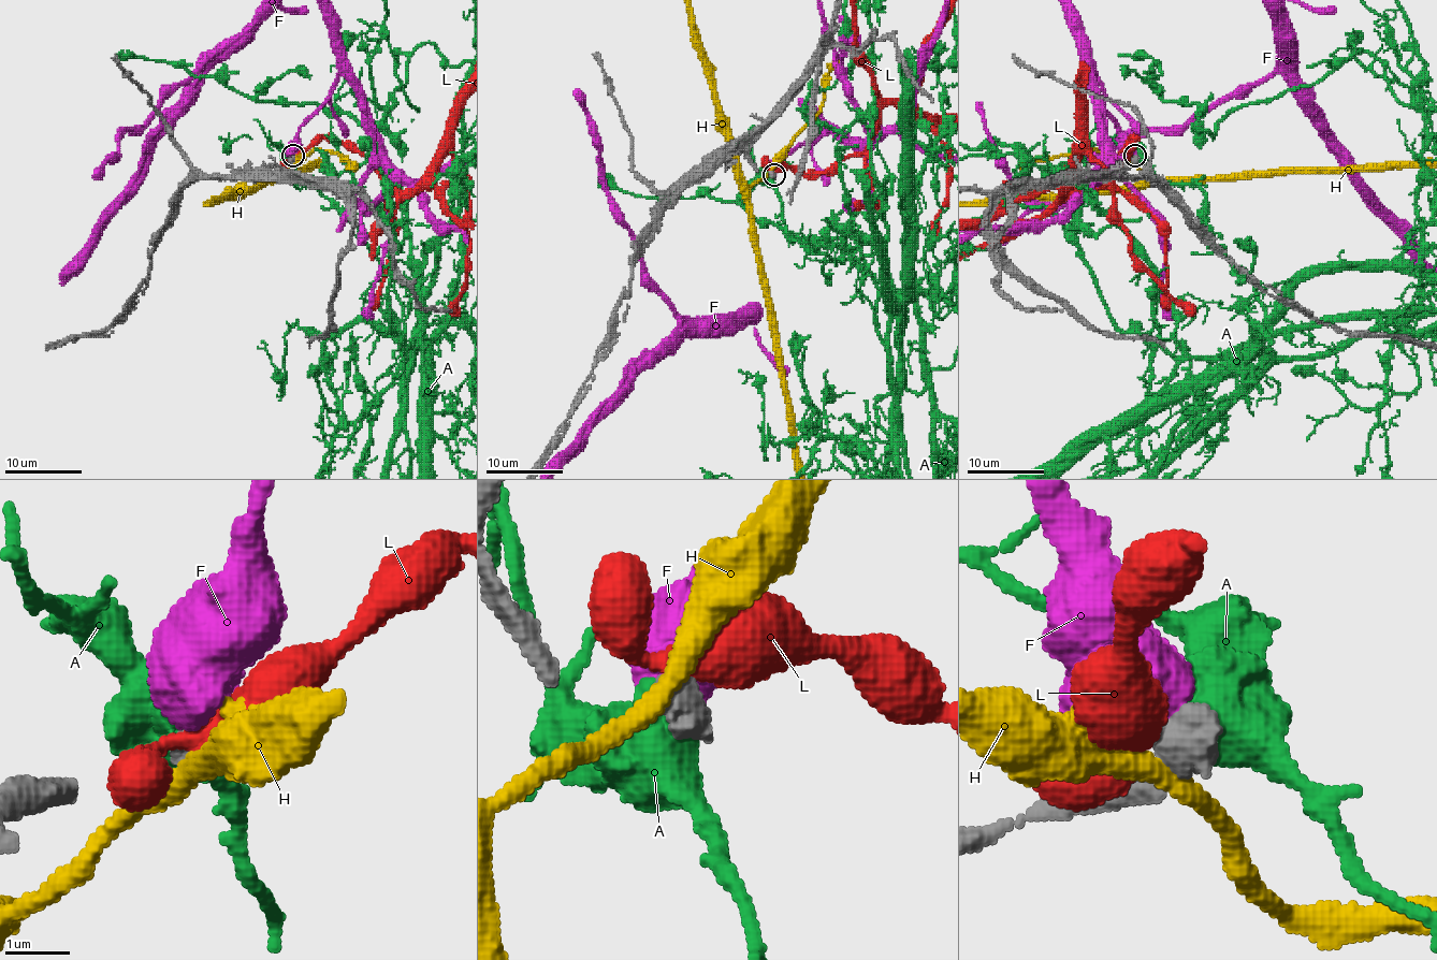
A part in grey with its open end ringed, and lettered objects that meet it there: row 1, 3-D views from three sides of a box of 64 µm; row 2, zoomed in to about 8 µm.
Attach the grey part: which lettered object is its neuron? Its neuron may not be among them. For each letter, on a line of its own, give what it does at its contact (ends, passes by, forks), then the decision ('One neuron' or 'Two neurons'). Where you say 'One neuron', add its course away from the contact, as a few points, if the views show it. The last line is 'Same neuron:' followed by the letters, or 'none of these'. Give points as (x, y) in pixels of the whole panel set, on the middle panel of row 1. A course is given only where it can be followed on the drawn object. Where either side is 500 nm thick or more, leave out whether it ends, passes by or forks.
A: Two neurons
F: Two neurons
H: Two neurons
L: Two neurons
Same neuron: none of these

